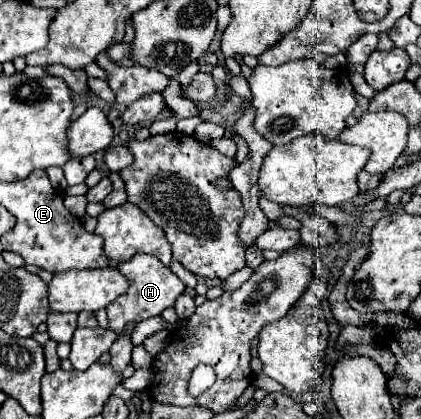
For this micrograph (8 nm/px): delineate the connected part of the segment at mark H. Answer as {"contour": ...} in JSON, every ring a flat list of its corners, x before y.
{"contour":[[136,254,132,260,118,264,118,270,130,280,130,288,106,308,112,330,122,330,128,322,140,322,140,320,162,314,166,308,174,306,176,298,186,288,182,280,170,268,166,268,162,262,146,254]]}

